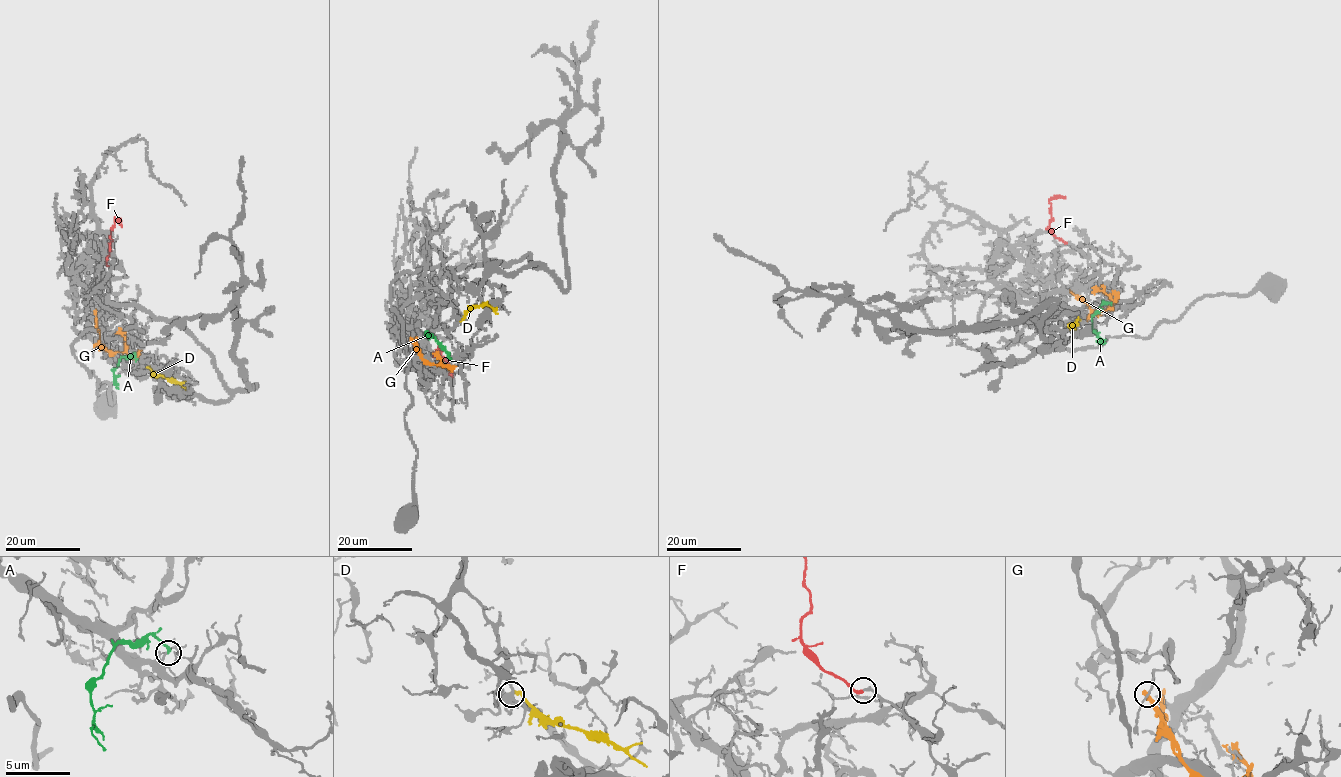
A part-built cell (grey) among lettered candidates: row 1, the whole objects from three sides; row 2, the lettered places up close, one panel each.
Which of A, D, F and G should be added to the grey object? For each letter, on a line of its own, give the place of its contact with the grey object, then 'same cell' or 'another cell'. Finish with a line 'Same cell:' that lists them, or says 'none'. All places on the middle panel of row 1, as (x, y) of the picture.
A: contact (450, 359); same cell
D: contact (460, 321); another cell
F: contact (434, 357); same cell
G: contact (411, 338); another cell
Same cell: A, F

